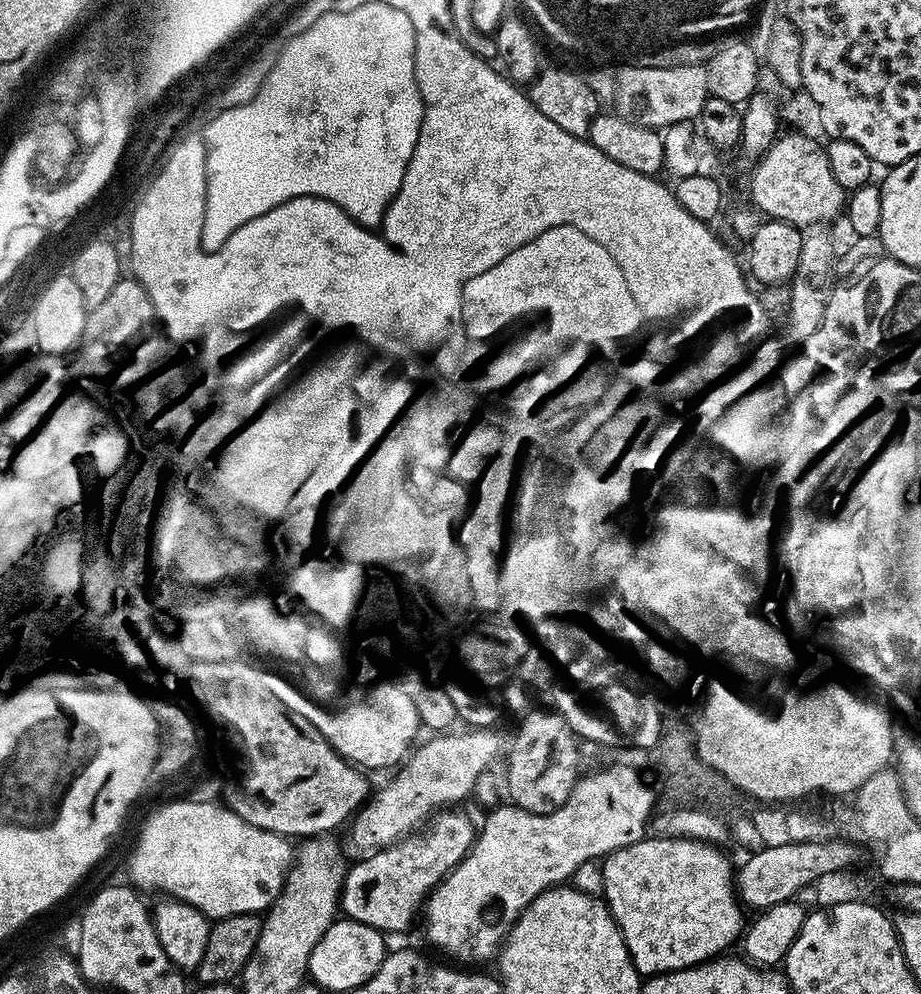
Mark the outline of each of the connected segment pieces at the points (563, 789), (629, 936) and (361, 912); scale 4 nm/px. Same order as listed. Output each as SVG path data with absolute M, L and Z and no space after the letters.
M533 710L523 717L516 741L507 753L506 792L517 808L534 814L550 814L568 801L581 775L578 737L555 710Z
M653 835L603 857L604 891L602 899L612 911L620 927L626 950L641 977L661 976L663 972L677 972L692 968L706 960L719 957L732 943L741 939L746 927L745 909L734 887L734 864L727 860L717 845L702 840L688 840L685 836Z
M445 810L432 817L430 823L421 831L419 834L413 834L405 838L405 840L400 840L397 844L392 844L389 848L382 848L379 852L373 852L371 854L365 855L360 858L353 868L349 867L344 874L344 885L340 891L340 906L339 911L343 913L347 919L353 920L354 922L362 922L366 926L371 928L376 928L377 931L383 932L385 934L391 934L391 932L404 932L412 924L412 919L417 919L418 913L421 911L422 905L428 898L429 892L452 871L454 866L458 866L458 862L462 862L462 858L467 854L467 852L472 849L472 842L476 839L476 833L478 831L477 825L474 823L472 825L472 820L468 816L463 816L460 810Z

